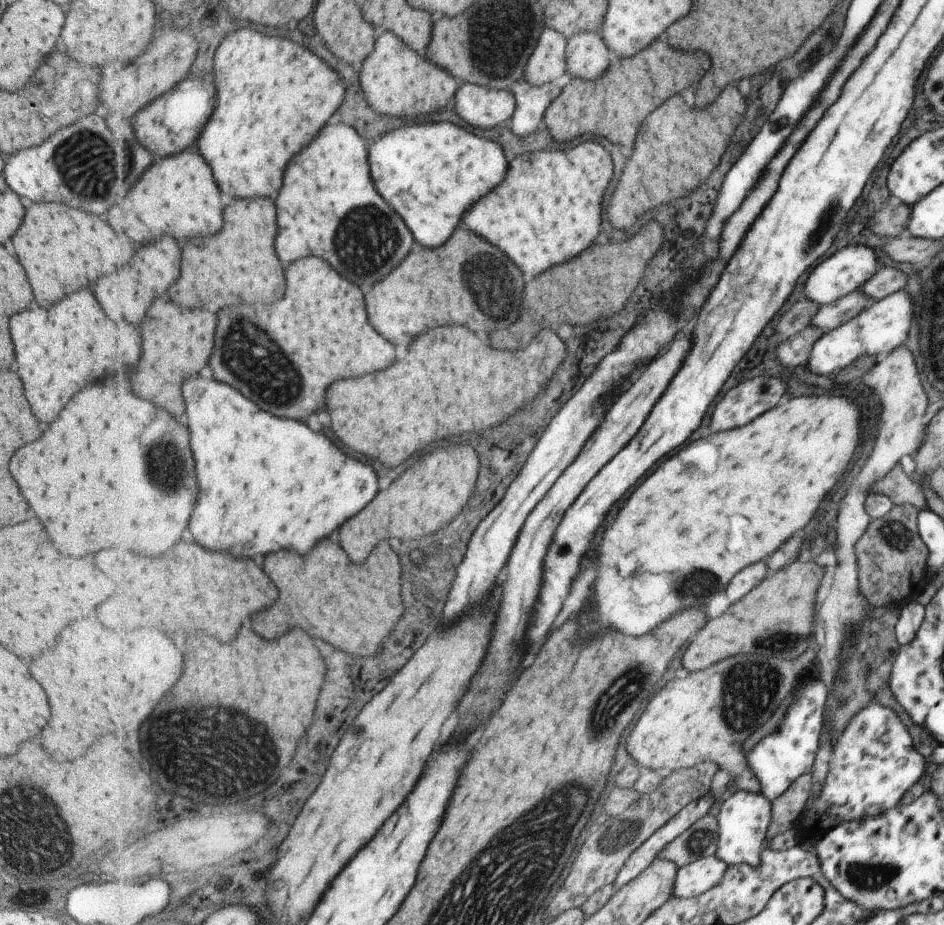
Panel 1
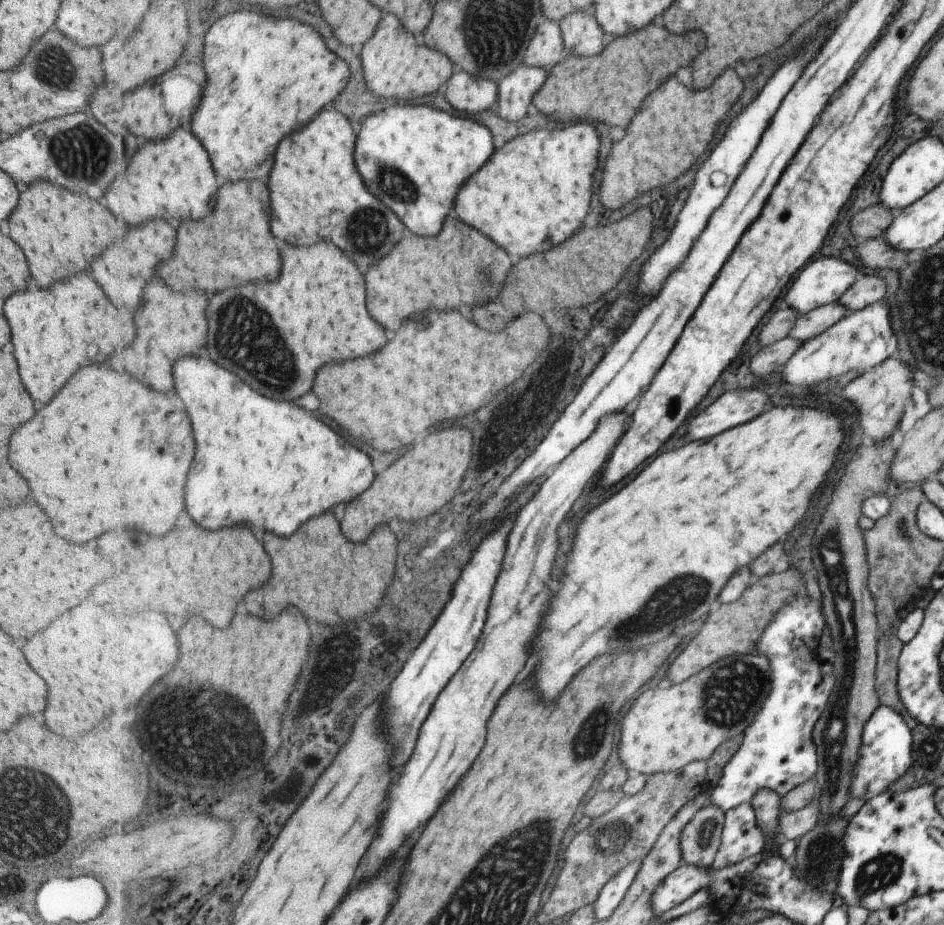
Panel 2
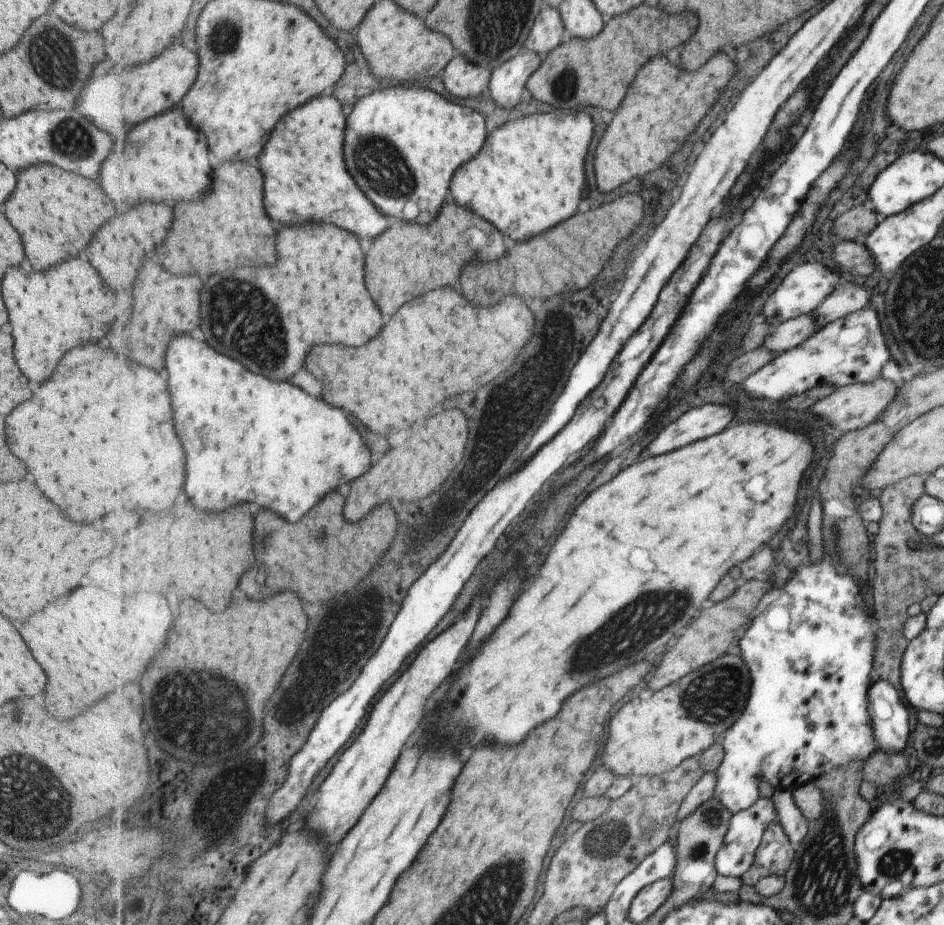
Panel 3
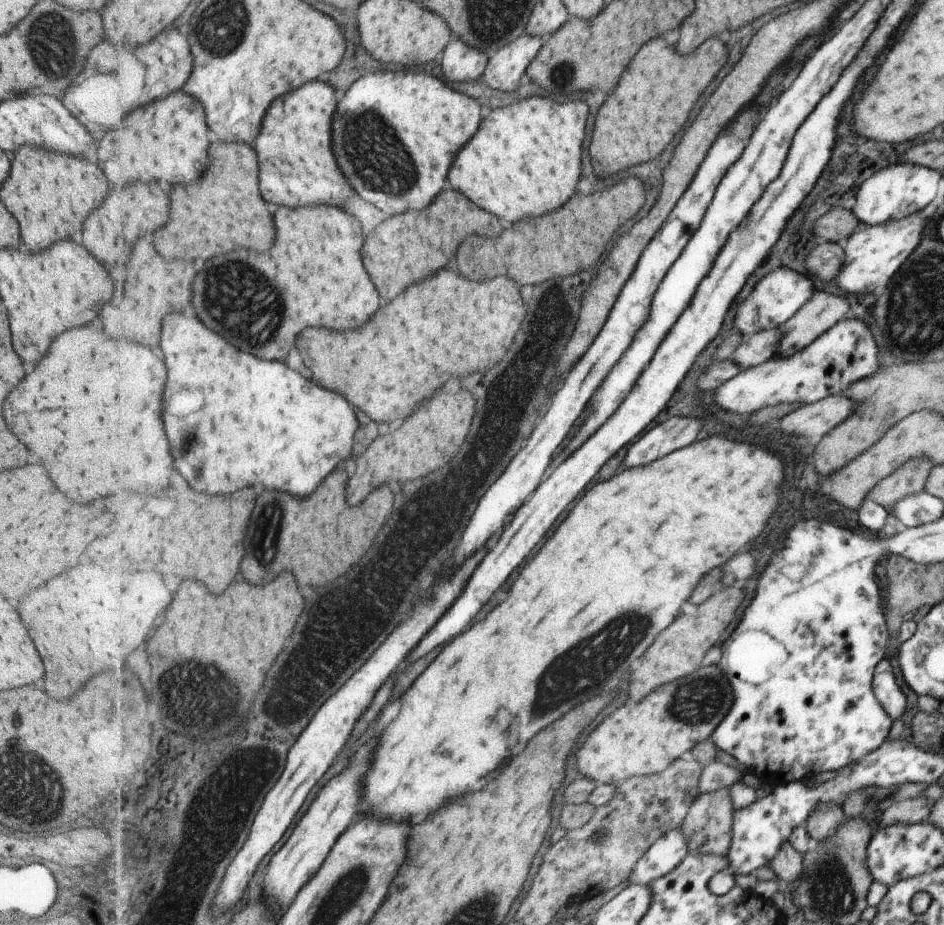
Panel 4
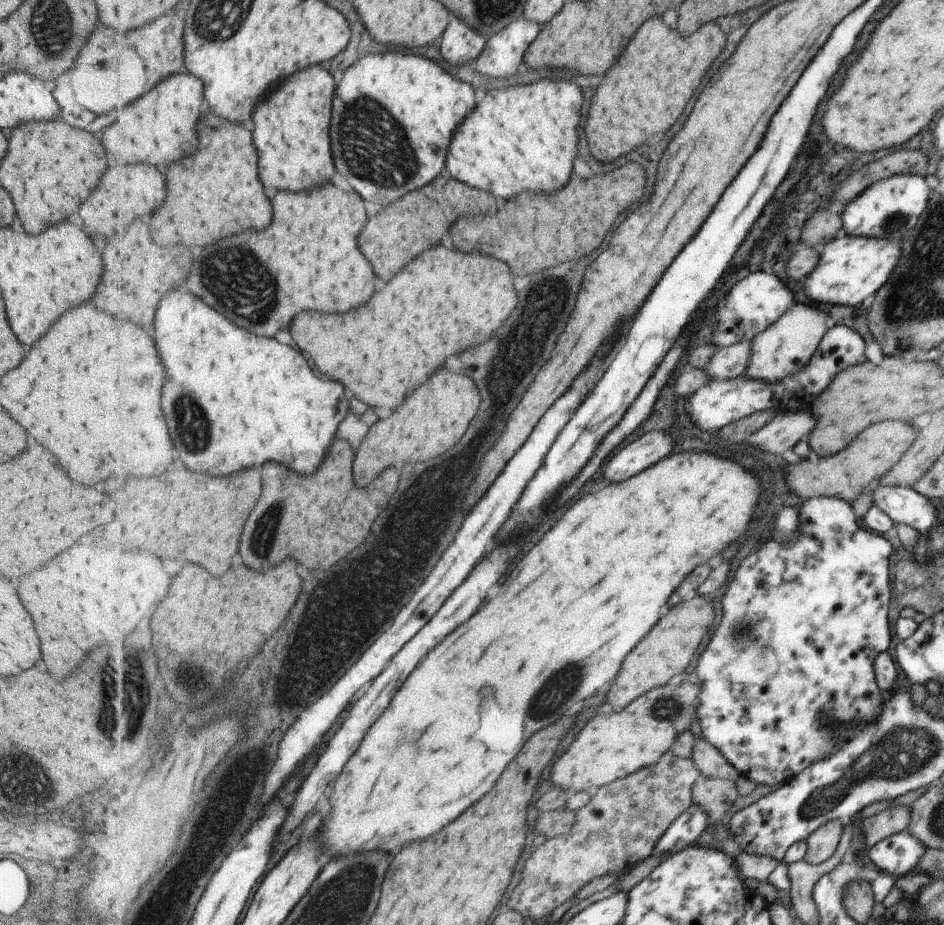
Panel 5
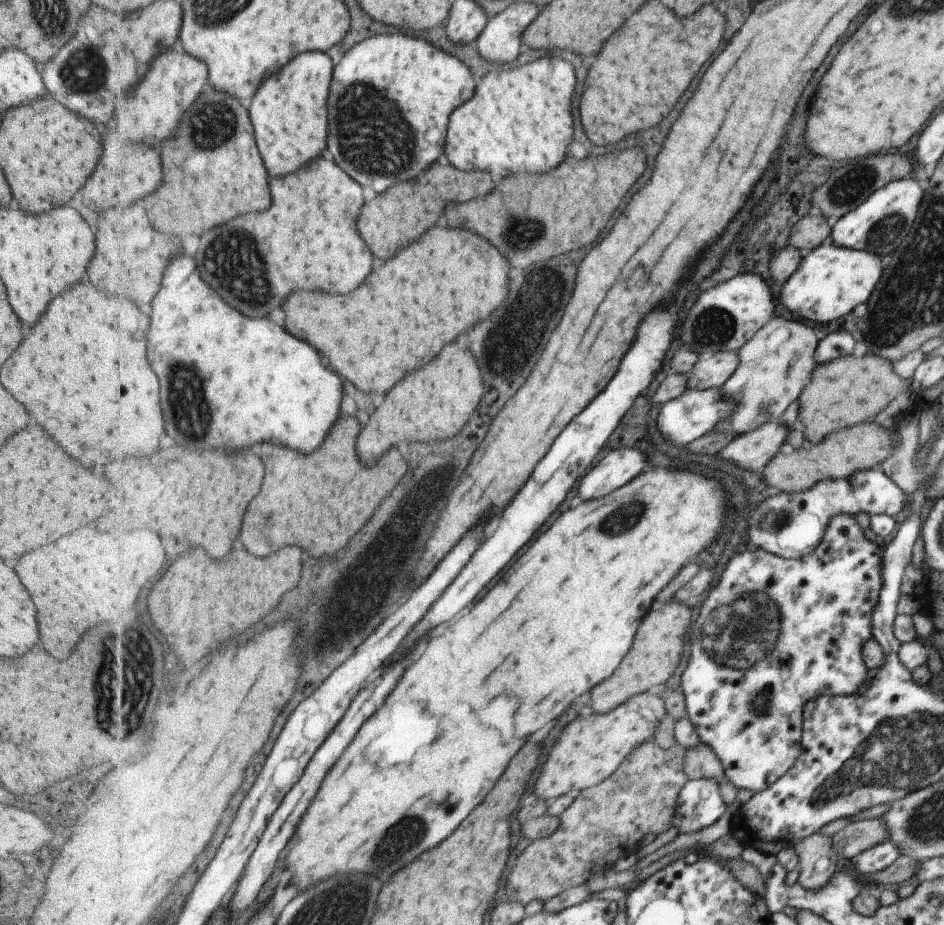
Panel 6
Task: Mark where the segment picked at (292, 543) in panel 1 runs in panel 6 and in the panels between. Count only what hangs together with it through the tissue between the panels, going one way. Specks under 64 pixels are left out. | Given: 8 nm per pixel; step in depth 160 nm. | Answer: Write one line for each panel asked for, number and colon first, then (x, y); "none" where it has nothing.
2: (261, 460)
3: (249, 439)
4: (236, 420)
5: (234, 400)
6: (230, 382)

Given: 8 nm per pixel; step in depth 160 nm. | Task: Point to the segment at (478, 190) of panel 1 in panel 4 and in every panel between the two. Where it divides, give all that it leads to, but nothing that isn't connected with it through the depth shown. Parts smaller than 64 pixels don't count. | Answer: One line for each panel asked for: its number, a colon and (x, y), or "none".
2: (417, 158)
3: (416, 139)
4: (397, 135)

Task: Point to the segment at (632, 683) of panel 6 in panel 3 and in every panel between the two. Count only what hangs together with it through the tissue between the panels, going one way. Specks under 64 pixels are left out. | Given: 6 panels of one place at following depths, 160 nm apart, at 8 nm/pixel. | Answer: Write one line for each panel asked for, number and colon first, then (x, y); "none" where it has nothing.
3: (707, 639)
4: (678, 653)
5: (666, 654)

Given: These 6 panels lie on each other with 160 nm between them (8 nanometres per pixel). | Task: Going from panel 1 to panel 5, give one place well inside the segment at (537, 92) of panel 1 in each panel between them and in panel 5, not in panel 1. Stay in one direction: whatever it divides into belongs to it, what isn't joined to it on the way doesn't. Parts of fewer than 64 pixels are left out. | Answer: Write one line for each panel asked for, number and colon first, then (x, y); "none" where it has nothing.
2: (517, 90)
3: (508, 81)
4: (506, 67)
5: (505, 52)

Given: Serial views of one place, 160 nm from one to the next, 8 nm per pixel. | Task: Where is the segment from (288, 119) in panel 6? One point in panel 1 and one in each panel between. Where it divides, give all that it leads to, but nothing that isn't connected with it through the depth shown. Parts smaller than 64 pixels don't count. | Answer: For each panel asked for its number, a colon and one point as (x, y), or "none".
1: (329, 204)
2: (318, 194)
3: (307, 178)
4: (298, 167)
5: (282, 129)

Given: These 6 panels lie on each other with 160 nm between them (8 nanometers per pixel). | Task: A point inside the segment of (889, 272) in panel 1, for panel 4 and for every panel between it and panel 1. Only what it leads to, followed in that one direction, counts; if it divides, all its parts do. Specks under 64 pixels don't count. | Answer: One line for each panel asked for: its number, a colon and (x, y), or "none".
2: (869, 289)
3: (849, 297)
4: (820, 313)

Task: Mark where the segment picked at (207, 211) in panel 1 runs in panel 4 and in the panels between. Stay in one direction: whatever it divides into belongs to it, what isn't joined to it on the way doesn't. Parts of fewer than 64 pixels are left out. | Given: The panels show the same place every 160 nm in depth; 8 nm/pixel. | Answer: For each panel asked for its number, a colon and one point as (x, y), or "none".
2: (174, 178)
3: (167, 160)
4: (167, 141)

